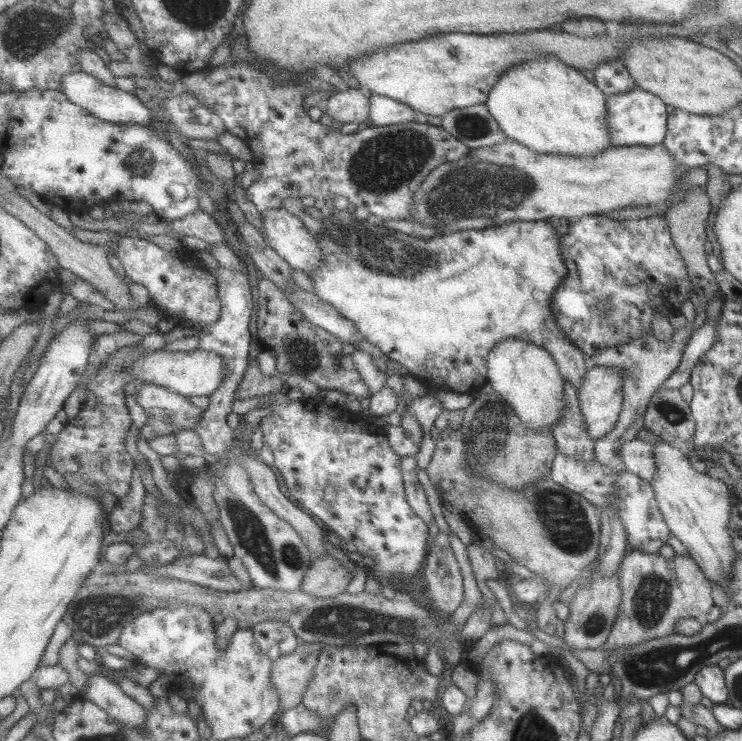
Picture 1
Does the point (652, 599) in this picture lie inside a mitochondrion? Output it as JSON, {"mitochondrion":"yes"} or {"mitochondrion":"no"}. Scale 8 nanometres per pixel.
{"mitochondrion":"yes"}

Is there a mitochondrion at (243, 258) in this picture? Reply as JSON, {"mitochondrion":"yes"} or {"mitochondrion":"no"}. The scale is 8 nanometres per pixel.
{"mitochondrion":"no"}

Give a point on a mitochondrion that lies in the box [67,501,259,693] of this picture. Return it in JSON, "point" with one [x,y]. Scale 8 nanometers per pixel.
{"point":[99,617]}

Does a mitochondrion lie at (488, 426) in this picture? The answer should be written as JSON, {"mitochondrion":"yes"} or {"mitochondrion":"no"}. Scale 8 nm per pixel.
{"mitochondrion":"yes"}

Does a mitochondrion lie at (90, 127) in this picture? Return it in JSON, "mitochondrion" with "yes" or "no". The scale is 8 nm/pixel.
{"mitochondrion":"no"}

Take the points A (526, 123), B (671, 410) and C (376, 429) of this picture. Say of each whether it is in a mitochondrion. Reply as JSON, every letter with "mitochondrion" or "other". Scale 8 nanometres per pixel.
{"A":"other","B":"mitochondrion","C":"other"}

